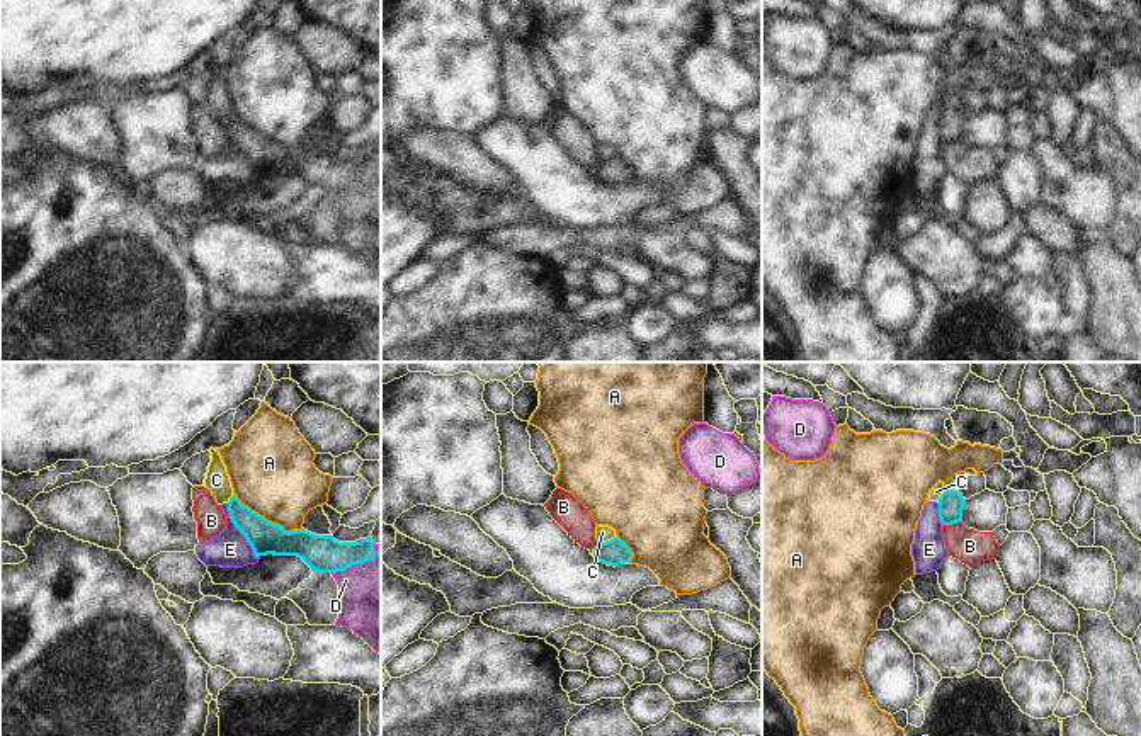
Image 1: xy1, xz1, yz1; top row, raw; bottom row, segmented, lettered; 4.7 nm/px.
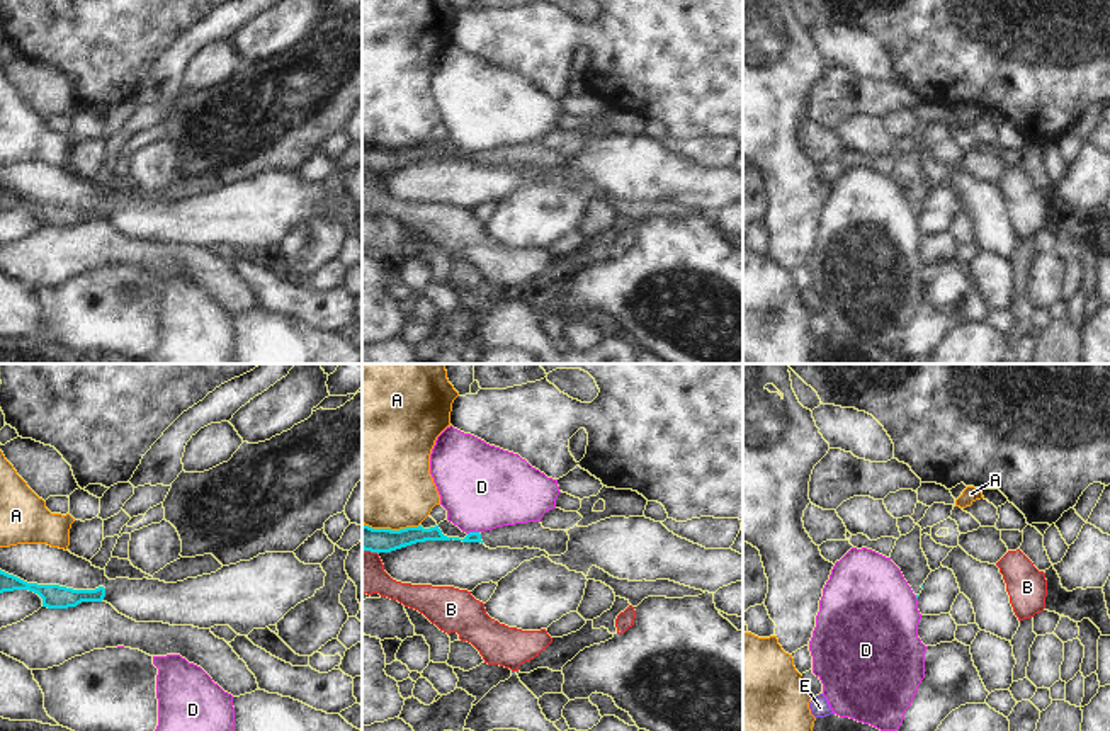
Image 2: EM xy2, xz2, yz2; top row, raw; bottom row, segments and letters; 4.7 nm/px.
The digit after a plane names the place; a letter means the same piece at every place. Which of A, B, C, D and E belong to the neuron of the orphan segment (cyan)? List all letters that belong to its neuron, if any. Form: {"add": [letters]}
{"add": []}

